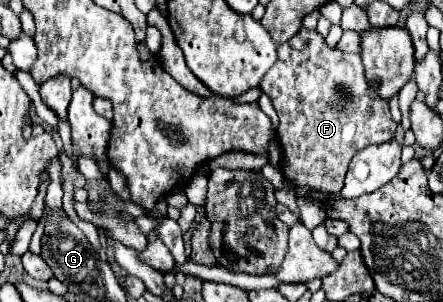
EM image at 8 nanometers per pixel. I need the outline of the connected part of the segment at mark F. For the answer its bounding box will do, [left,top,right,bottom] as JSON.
[259,28,397,196]

